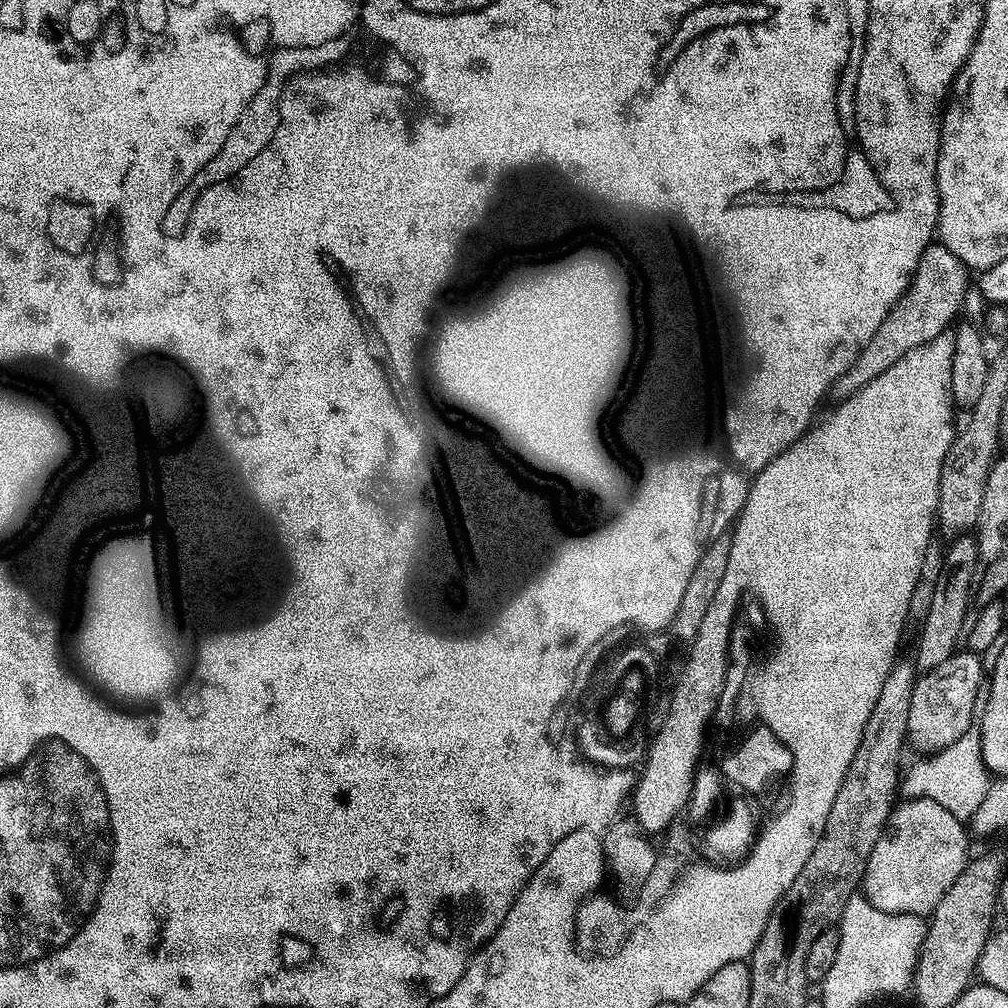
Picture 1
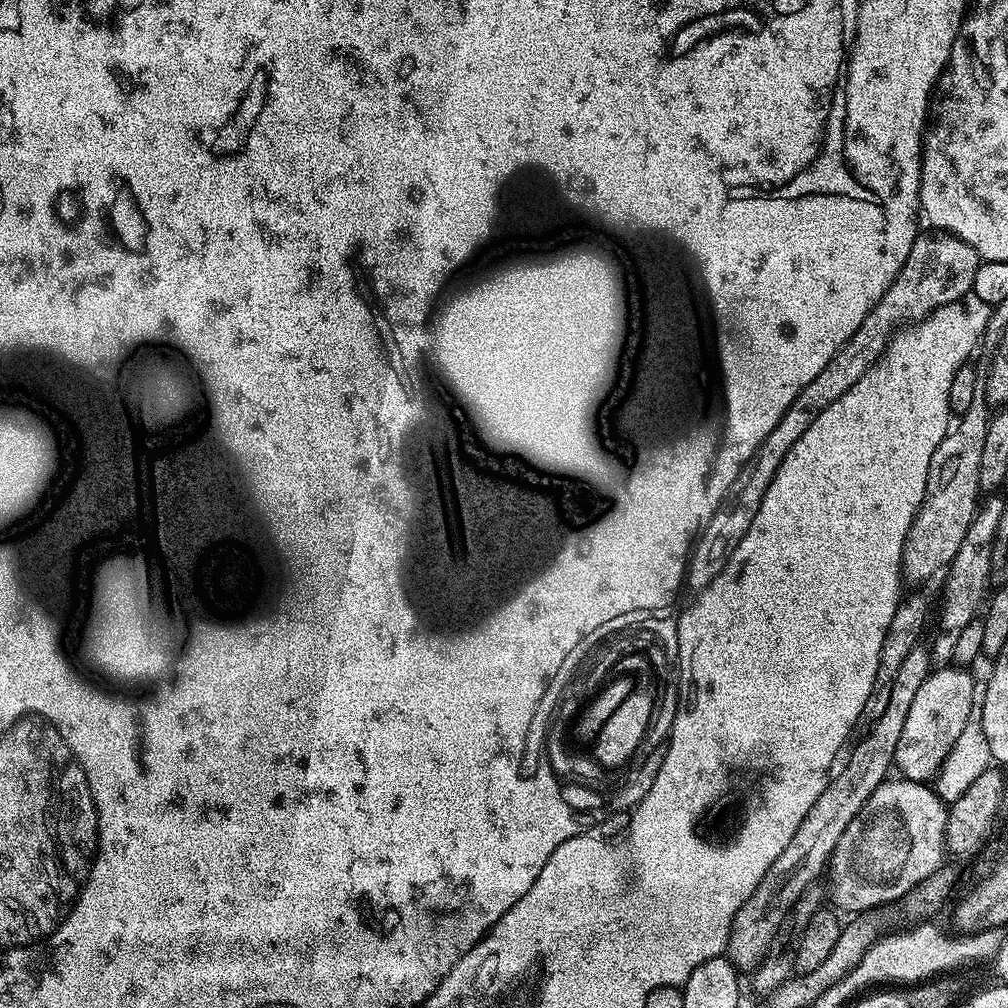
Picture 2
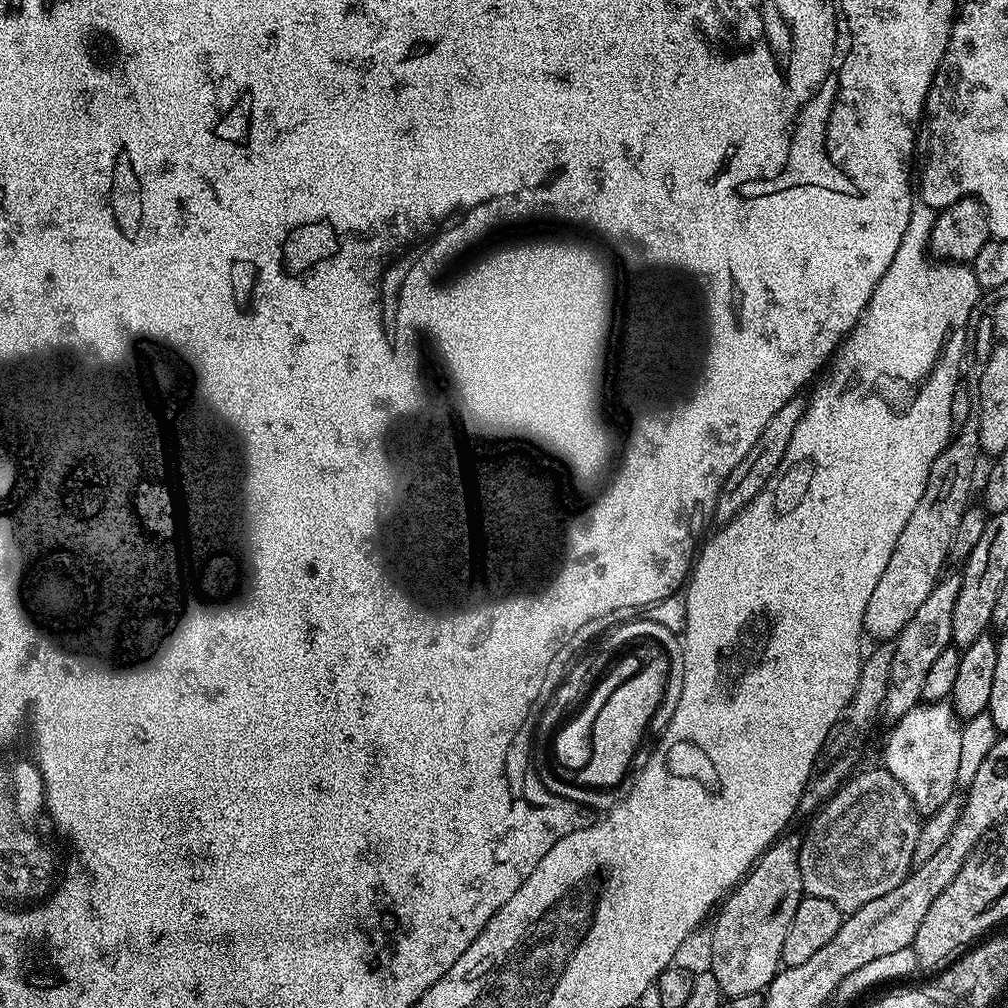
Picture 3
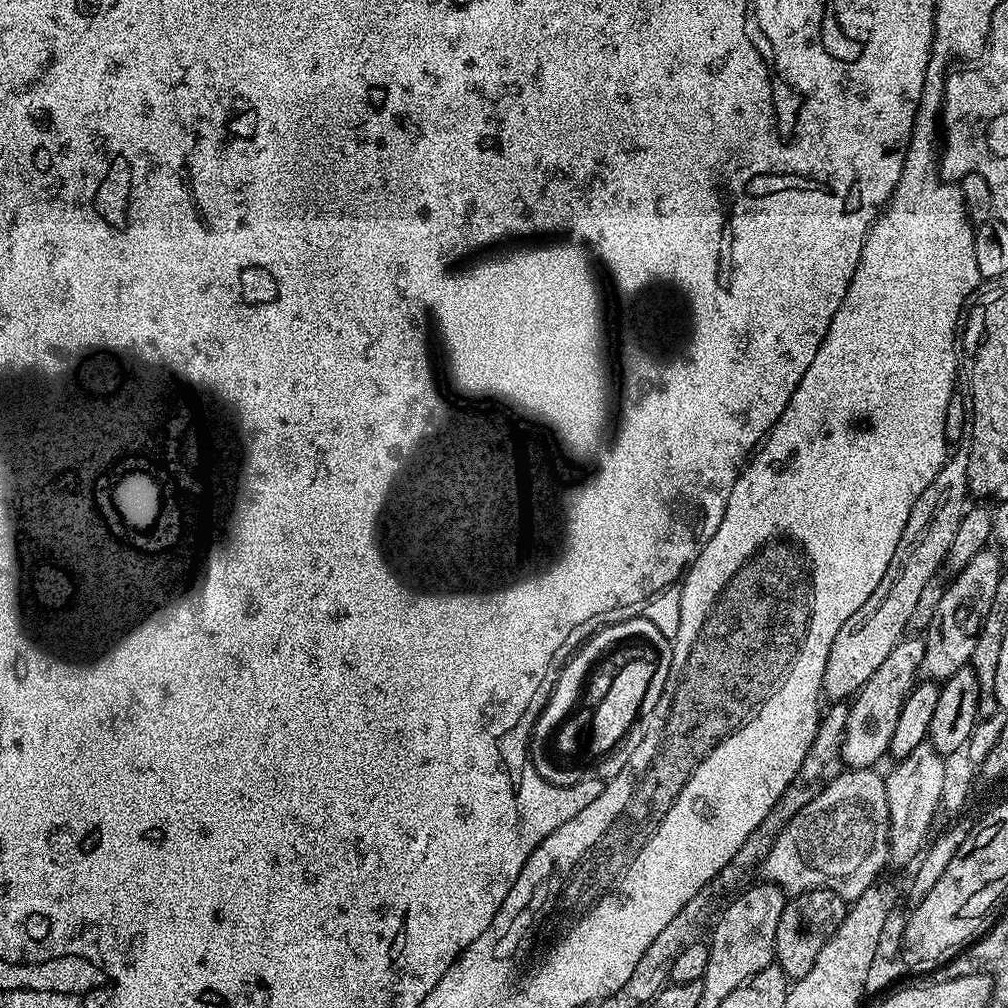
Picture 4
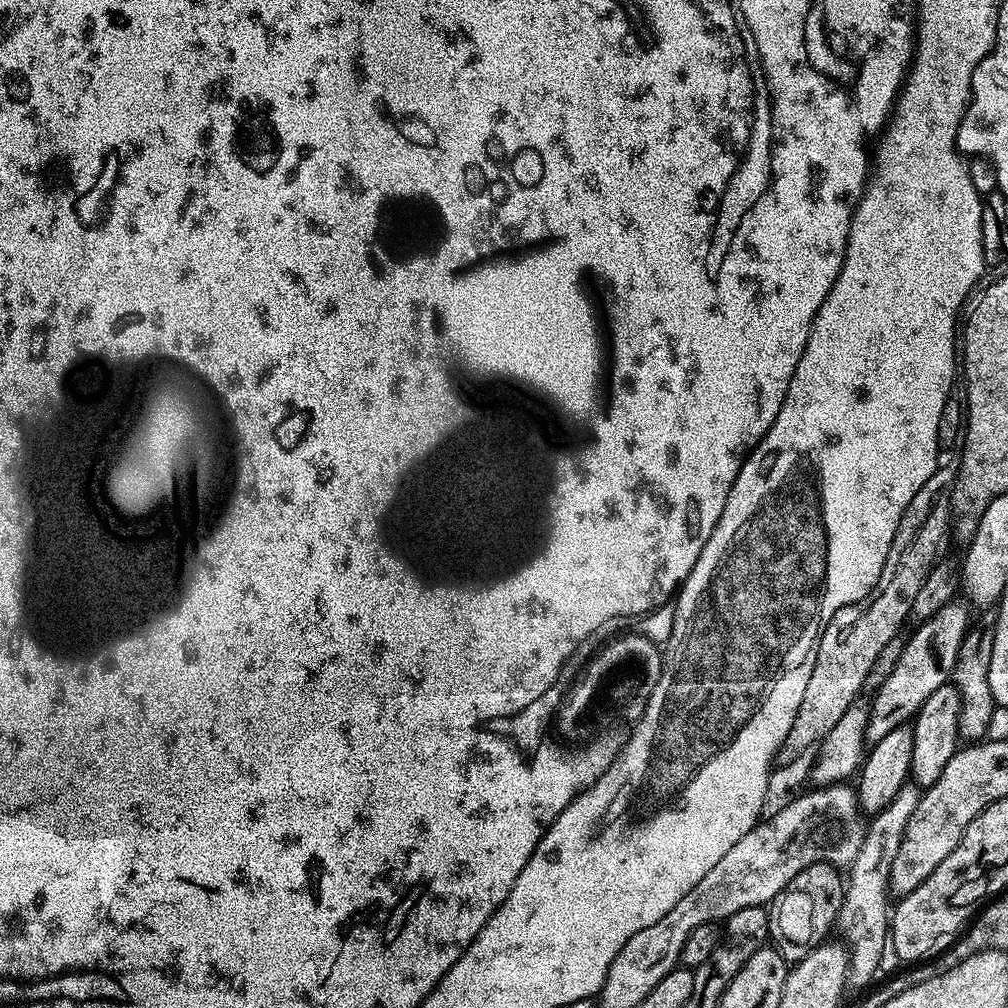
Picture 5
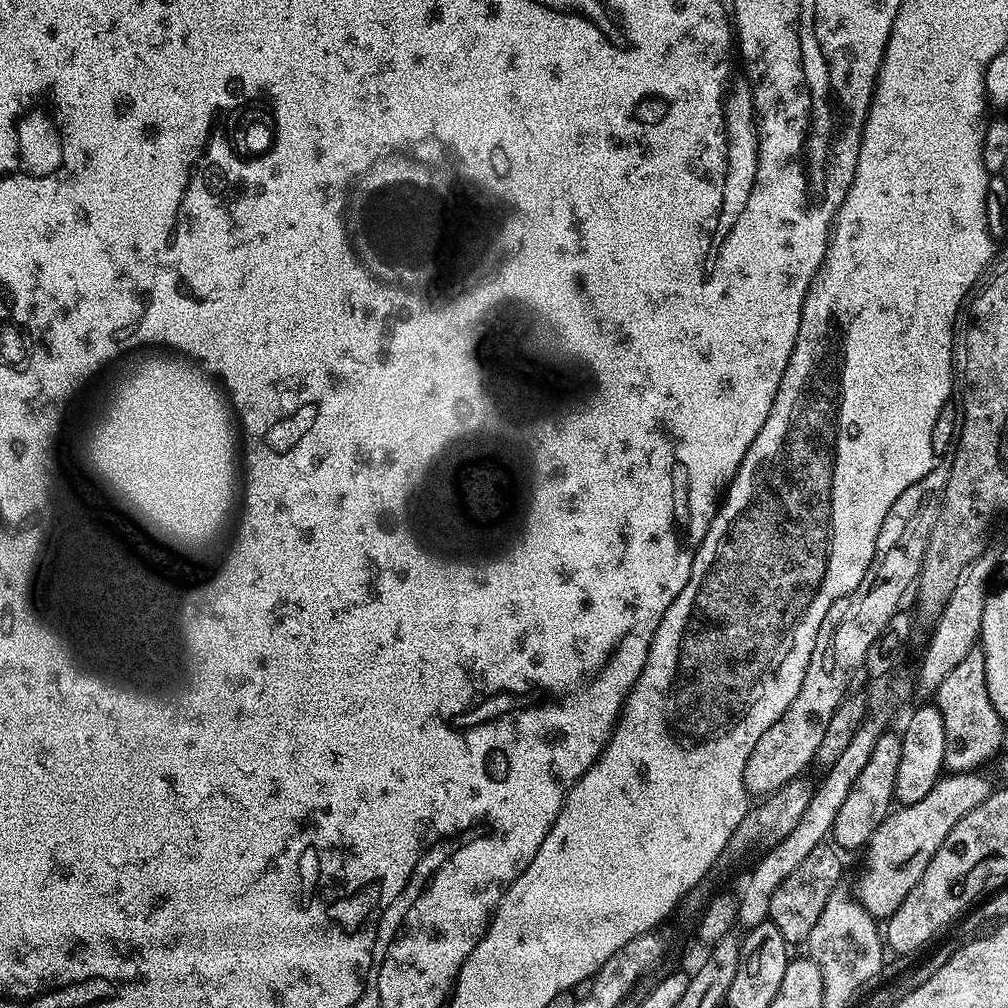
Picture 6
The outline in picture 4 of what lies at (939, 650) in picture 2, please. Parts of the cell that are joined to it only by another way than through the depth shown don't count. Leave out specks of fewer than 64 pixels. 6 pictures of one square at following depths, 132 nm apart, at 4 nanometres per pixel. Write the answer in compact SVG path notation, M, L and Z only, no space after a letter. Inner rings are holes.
M912 634L899 640L883 660L882 666L870 674L870 678L860 687L848 707L848 717L844 727L844 737L840 743L840 757L849 769L875 769L880 759L888 756L890 738L894 738L894 726L898 723L898 714L902 714L904 700L912 693L924 657L924 642L919 635Z

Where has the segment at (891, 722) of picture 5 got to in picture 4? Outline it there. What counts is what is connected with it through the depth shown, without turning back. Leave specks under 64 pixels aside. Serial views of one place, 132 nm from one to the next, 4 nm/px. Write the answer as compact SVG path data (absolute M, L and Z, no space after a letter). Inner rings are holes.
M995 547L982 549L961 572L955 573L956 580L947 585L942 600L934 612L932 625L923 637L924 657L921 673L937 682L949 680L958 670L969 667L974 654L974 642L984 625L986 614L990 614L990 602L994 602L994 590L998 590L998 578L1002 571L1002 557Z

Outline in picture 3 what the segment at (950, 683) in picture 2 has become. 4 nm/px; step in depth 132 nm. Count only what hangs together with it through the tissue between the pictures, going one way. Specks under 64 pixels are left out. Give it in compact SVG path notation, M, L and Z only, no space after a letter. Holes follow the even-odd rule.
M921 702L912 708L902 719L895 721L891 725L892 733L888 736L888 741L884 744L883 767L887 768L898 782L902 782L902 790L910 794L912 805L916 807L917 813L921 817L934 814L946 798L957 795L958 785L958 758L962 747L962 738L960 737L961 725L958 723L958 717L953 710L951 703L948 702Z

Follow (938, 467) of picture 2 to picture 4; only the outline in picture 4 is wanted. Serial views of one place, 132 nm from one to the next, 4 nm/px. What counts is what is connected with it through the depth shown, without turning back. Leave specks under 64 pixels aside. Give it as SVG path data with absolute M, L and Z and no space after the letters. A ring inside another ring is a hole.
M956 450L940 467L934 482L922 490L918 502L914 502L906 530L902 530L902 538L898 538L898 550L894 550L894 558L890 558L890 566L886 566L886 574L882 574L878 590L874 590L874 594L870 594L870 598L866 598L866 602L850 614L850 618L846 618L842 630L834 634L824 671L823 695L827 699L829 696L829 701L844 702L855 697L870 674L882 666L896 643L905 639L907 622L921 591L925 589L926 582L941 571L950 542L954 542L954 534L958 534L958 522L962 522L969 503L967 500L970 500L968 454L967 451Z

